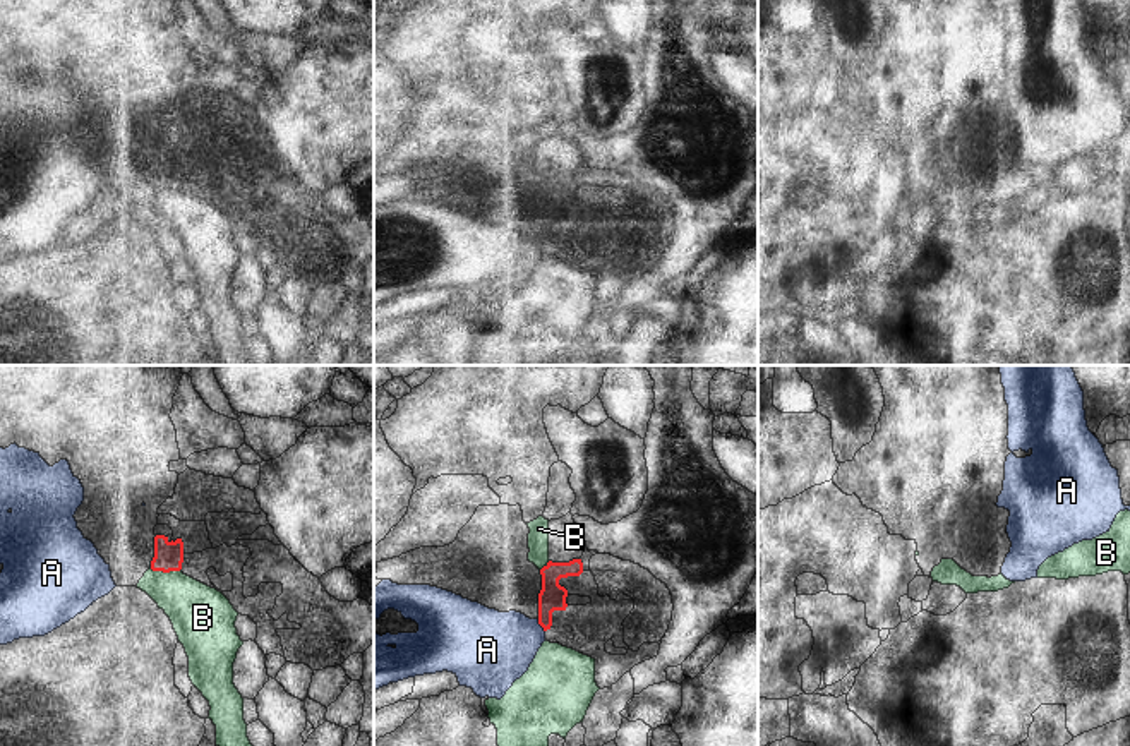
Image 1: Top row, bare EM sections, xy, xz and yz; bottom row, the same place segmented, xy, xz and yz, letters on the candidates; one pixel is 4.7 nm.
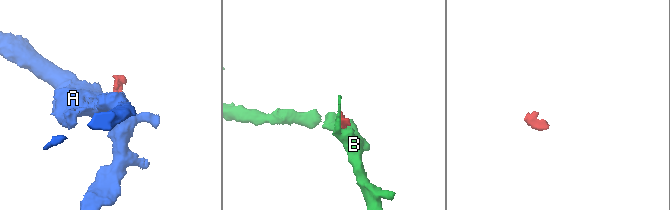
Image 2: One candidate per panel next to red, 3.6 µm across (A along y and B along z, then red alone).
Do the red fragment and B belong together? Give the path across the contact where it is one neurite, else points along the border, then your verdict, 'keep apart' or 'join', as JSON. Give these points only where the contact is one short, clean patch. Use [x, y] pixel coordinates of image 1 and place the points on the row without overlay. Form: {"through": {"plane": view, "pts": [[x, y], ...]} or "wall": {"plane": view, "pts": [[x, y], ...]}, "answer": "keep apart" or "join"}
{"answer": "join"}

